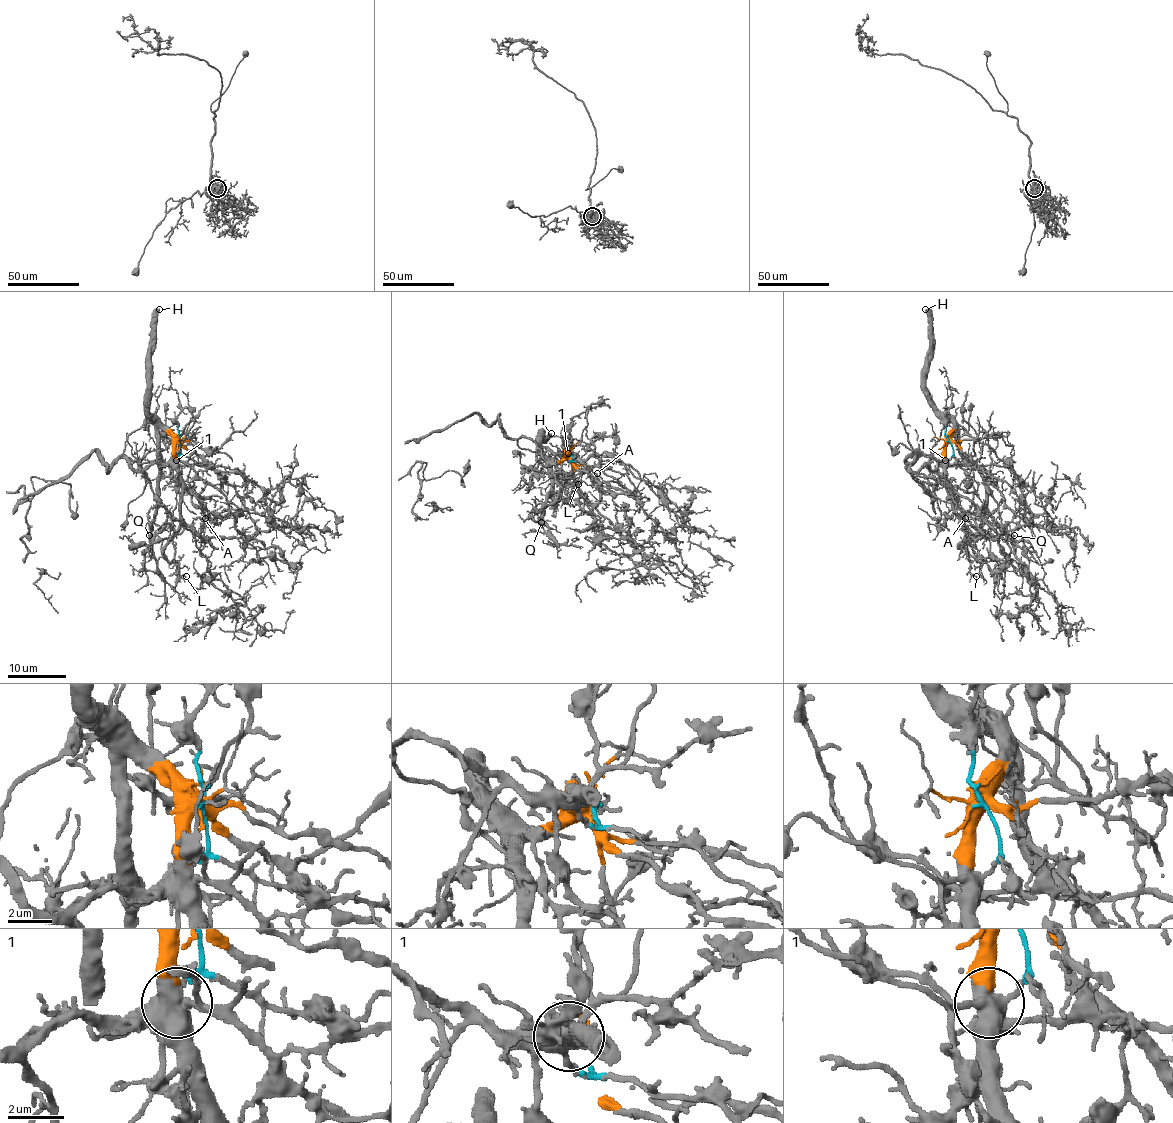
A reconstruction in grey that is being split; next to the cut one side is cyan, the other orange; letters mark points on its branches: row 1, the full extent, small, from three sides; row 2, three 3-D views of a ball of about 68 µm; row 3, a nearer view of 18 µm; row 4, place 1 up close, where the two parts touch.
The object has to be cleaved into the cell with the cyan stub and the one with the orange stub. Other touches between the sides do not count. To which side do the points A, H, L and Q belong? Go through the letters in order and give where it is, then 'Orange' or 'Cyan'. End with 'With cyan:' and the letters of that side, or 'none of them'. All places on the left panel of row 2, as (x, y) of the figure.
A: Place: (205, 518). Orange
H: Place: (159, 309). Orange
L: Place: (186, 576). Orange
Q: Place: (149, 535). Orange
With cyan: none of them

